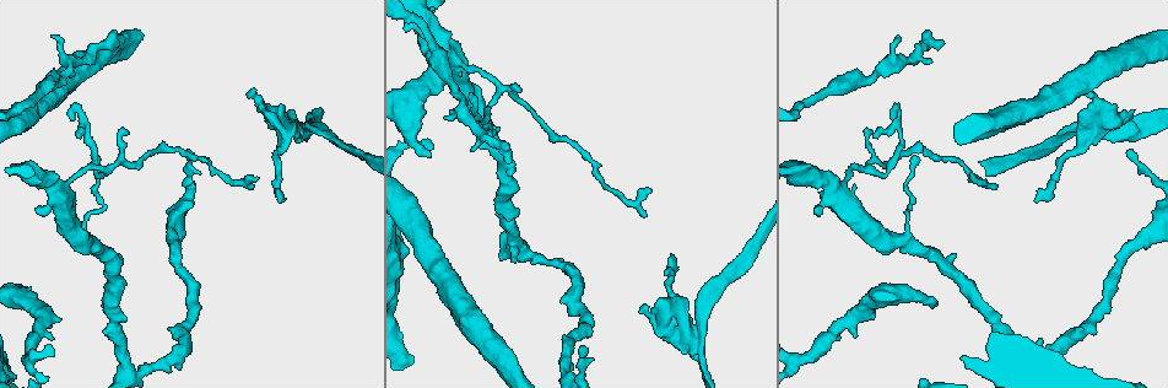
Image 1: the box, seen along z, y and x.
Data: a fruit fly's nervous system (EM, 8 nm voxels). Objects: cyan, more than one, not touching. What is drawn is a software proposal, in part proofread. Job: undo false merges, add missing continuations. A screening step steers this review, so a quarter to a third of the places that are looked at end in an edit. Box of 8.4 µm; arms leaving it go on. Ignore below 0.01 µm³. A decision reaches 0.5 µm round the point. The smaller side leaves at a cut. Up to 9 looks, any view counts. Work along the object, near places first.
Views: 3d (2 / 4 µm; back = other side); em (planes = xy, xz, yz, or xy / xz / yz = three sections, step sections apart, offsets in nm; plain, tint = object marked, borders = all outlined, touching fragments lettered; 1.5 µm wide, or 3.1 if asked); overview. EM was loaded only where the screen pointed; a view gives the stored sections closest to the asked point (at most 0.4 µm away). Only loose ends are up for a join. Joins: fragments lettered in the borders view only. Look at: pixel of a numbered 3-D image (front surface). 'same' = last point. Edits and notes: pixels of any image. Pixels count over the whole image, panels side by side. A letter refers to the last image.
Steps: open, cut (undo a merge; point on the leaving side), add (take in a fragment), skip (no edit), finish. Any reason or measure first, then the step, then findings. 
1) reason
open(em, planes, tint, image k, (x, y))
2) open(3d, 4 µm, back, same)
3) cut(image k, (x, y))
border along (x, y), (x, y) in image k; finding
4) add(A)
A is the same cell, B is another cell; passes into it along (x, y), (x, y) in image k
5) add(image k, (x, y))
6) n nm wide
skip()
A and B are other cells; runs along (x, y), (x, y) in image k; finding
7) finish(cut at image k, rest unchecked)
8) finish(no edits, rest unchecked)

long arm stops here
open(em, planes, borders, image 1, (968, 179))

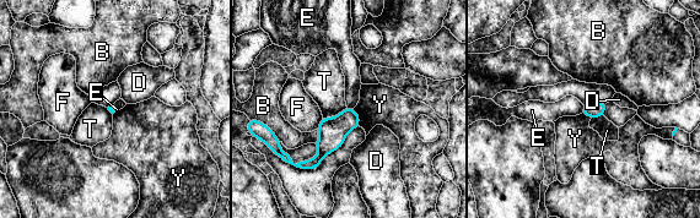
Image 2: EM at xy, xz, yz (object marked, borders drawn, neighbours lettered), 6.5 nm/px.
skip()
B, D, E, F, T and Y are other cells; no lettered fragment goes on from it

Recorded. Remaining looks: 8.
an open end
open(em, planes, plain, image 1, (265, 110))

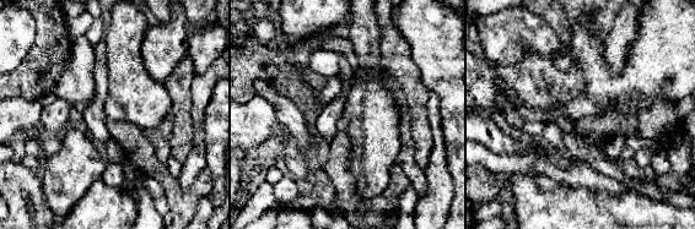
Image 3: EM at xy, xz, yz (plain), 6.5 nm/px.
open(em, planes, borders, same)

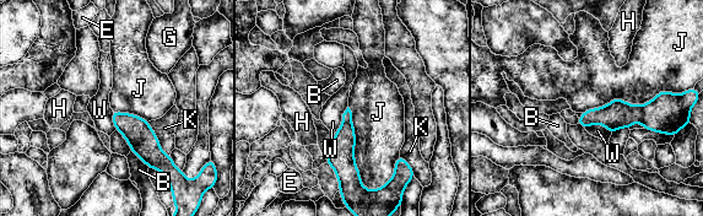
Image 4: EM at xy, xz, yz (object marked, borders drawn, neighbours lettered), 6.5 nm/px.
skip()
B, E, G, H, J, K and W are other cells; border along (347, 107), (360, 181), (378, 189) in image 4; none of them fits

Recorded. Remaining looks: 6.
tapers out
open(3d, 2 µm, image 1, (913, 157))

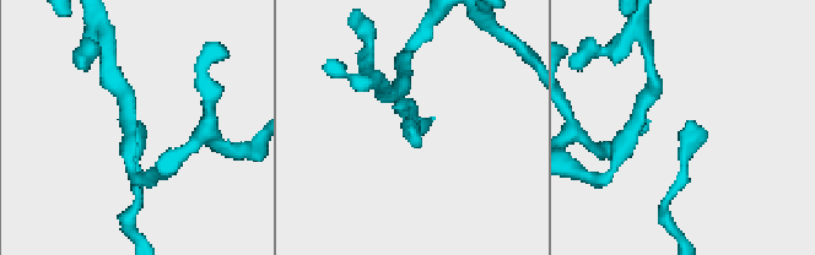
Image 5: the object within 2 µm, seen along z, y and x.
shape alone is not enough
open(em, planes, borders, image 5, (412, 133))

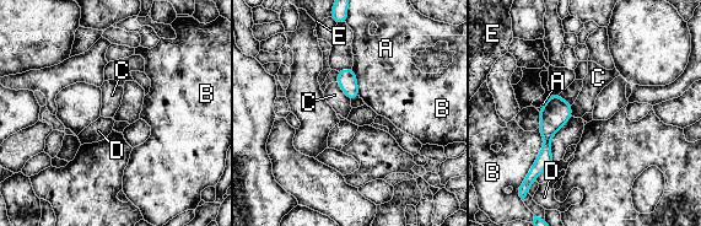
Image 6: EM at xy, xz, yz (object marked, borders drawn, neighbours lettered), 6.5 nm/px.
skip()
A, B, C, D and E are other cells; none of them fits

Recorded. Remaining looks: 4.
free end
open(em, planes, tint, image 1, (36, 210))

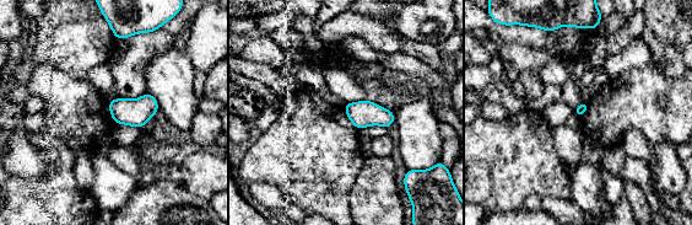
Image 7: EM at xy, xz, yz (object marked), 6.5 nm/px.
open(em, planes, borders, same)

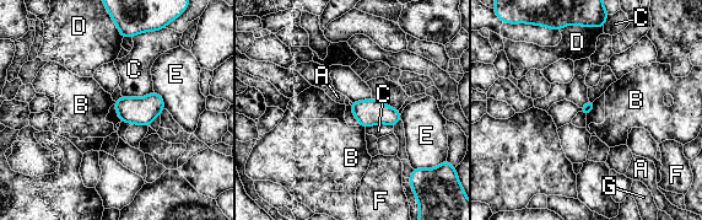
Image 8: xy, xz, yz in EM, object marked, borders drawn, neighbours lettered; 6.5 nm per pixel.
skip()
A, B, C, D, E, F and G are other cells; border along (360, 125), (365, 129) in image 8; none of them fits

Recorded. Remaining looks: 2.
finish(no edits, rest unchecked)

